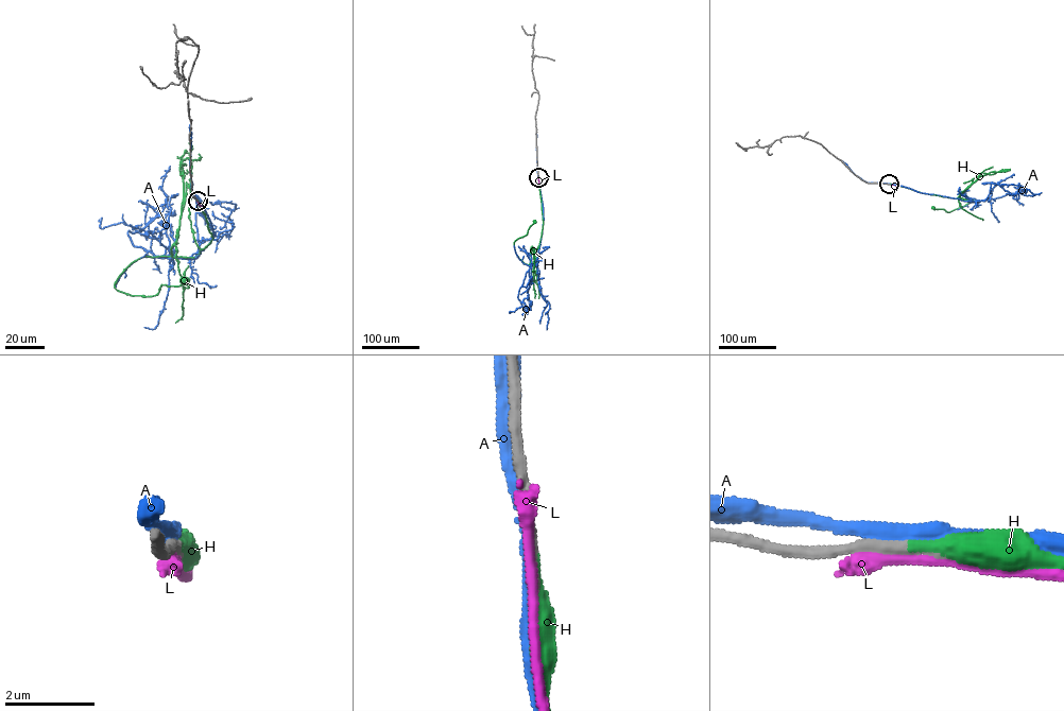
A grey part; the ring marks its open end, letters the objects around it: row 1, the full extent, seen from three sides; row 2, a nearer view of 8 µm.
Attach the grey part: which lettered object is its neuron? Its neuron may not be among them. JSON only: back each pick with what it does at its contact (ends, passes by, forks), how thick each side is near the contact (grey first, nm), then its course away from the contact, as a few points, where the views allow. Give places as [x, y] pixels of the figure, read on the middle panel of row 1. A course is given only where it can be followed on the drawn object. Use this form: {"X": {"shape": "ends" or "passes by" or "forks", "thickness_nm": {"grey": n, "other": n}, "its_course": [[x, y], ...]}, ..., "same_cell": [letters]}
{"H": {"shape": "ends", "thickness_nm": {"grey": 220, "other": 360}, "its_course": [[538, 177], [543, 228], [536, 258], [527, 264], [516, 254], [514, 243], [527, 235], [534, 221]]}, "same_cell": ["H"]}

